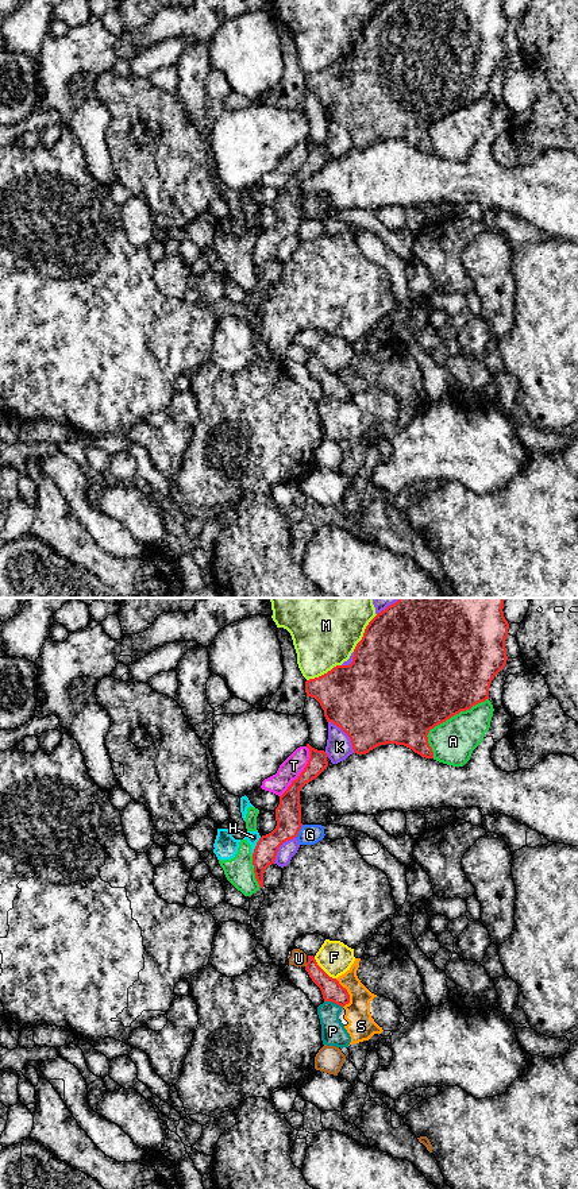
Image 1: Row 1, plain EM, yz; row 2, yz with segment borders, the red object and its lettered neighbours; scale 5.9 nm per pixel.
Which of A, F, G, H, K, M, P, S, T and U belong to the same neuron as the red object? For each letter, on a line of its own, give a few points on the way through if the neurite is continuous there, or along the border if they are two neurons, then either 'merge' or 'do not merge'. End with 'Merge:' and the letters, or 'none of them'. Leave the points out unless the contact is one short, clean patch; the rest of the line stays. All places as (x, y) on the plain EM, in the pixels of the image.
A: do not merge
F: border yz (313, 352), (335, 374); do not merge
G: do not merge
H: do not merge
K: do not merge
M: do not merge
P: border yz (324, 396), (331, 396), (342, 402); do not merge
S: border yz (335, 374), (349, 390), (349, 397), (343, 402); do not merge
T: do not merge
U: do not merge
Merge: none of them

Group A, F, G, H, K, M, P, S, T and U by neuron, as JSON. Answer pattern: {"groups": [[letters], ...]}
{"groups": [["A", "H"], ["F"], ["G"], ["K"], ["M"], ["P", "S"], ["T"], ["U"]]}

